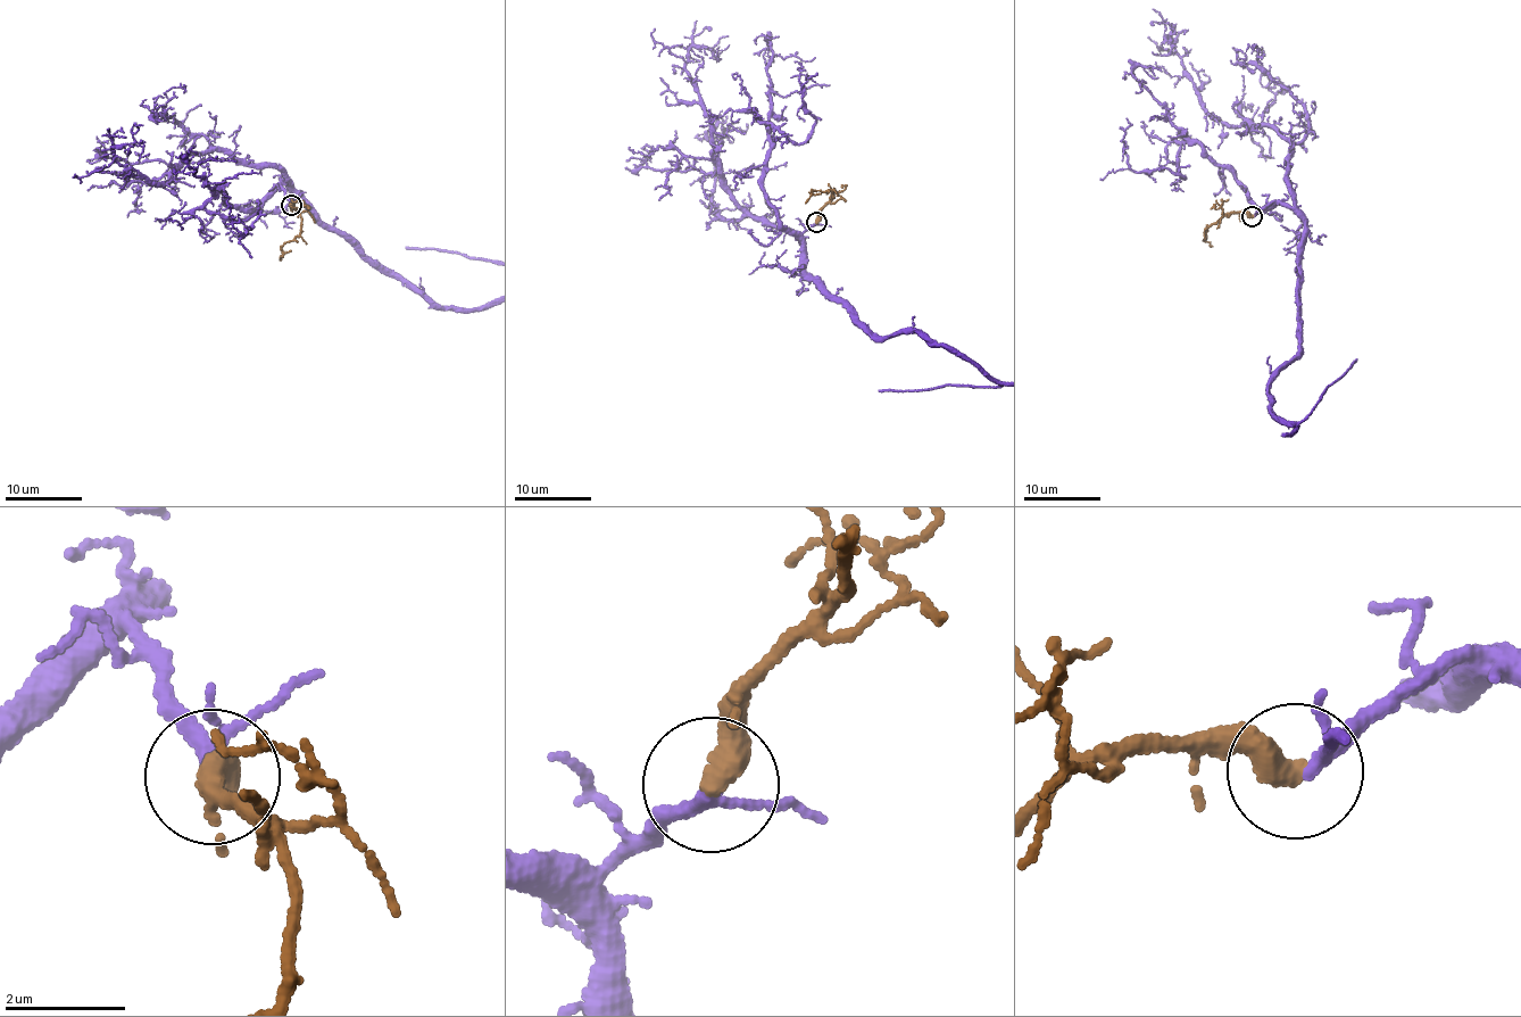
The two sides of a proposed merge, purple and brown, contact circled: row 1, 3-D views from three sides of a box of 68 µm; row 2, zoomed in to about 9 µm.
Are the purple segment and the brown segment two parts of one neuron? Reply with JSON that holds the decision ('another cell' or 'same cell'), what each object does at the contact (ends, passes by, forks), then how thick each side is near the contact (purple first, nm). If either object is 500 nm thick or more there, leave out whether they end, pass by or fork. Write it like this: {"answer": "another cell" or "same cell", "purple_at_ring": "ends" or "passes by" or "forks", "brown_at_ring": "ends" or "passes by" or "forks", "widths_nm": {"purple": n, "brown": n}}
{"answer": "same cell", "purple_at_ring": "forks", "brown_at_ring": "ends", "widths_nm": {"purple": 160, "brown": 460}}

